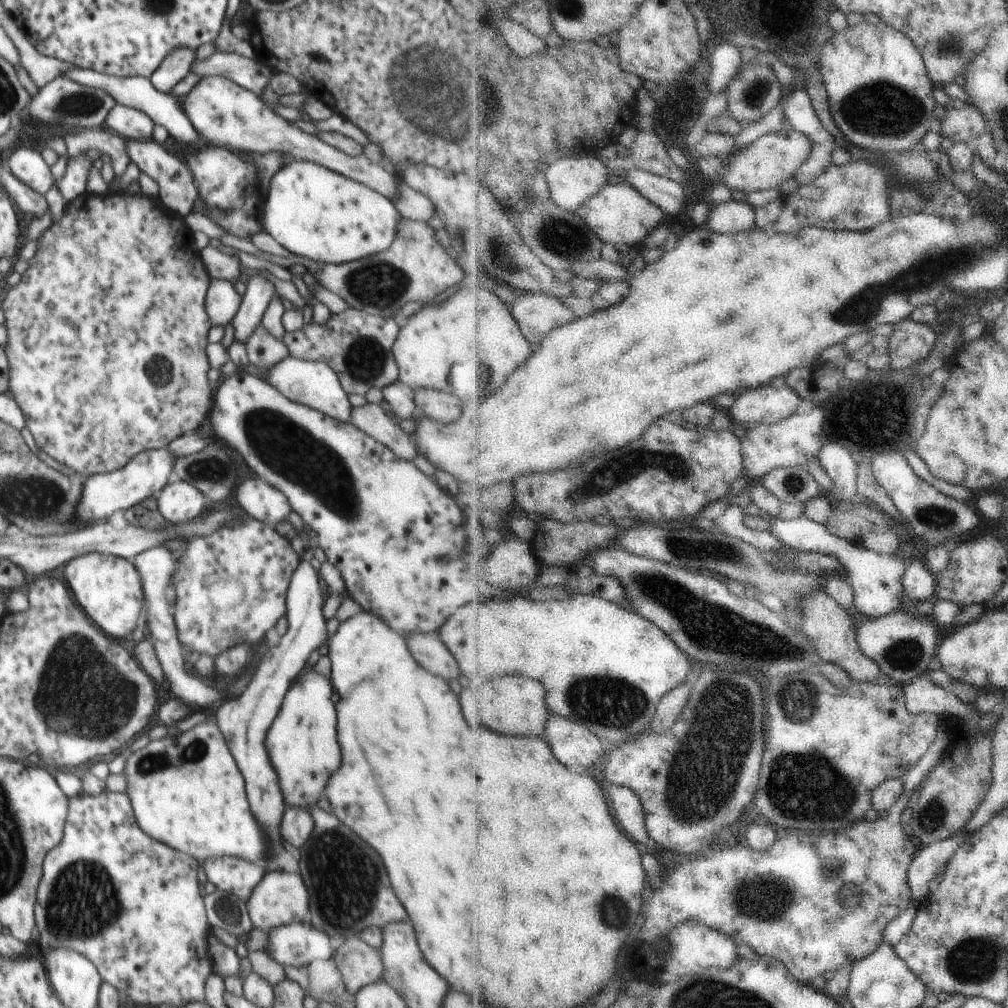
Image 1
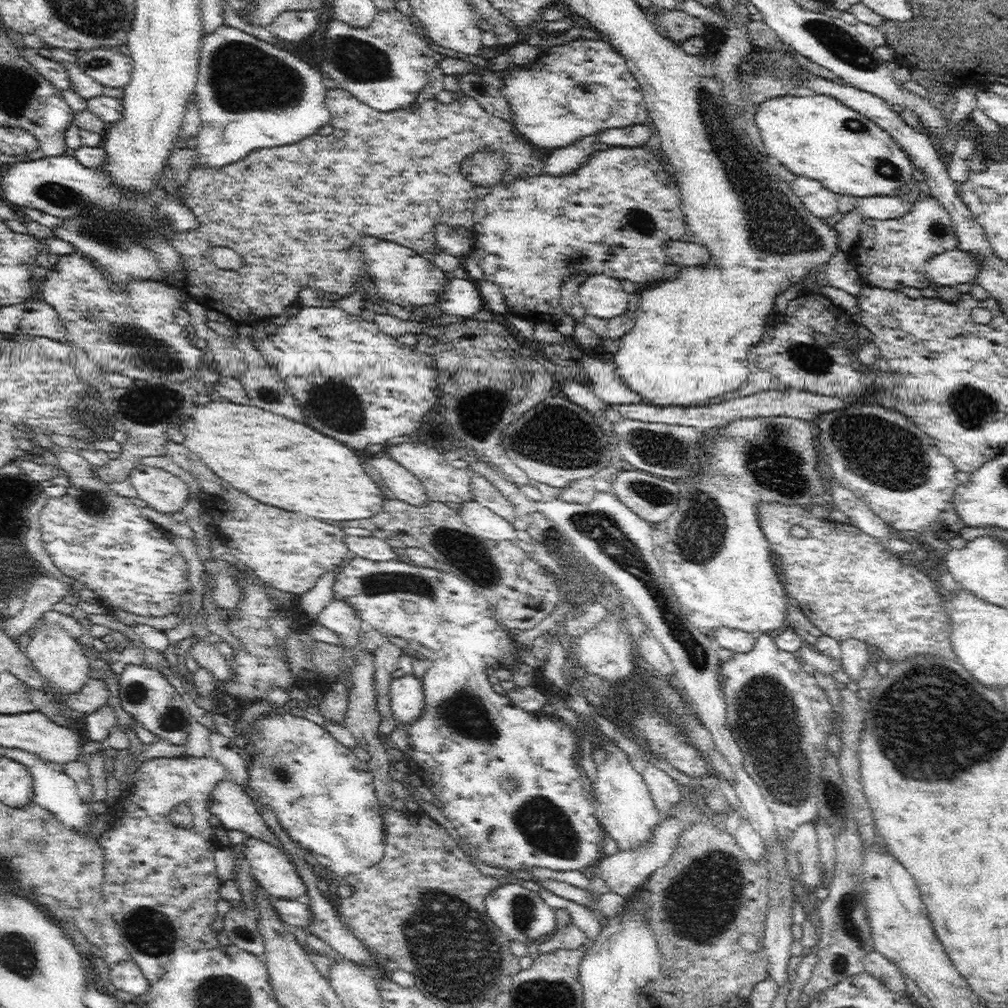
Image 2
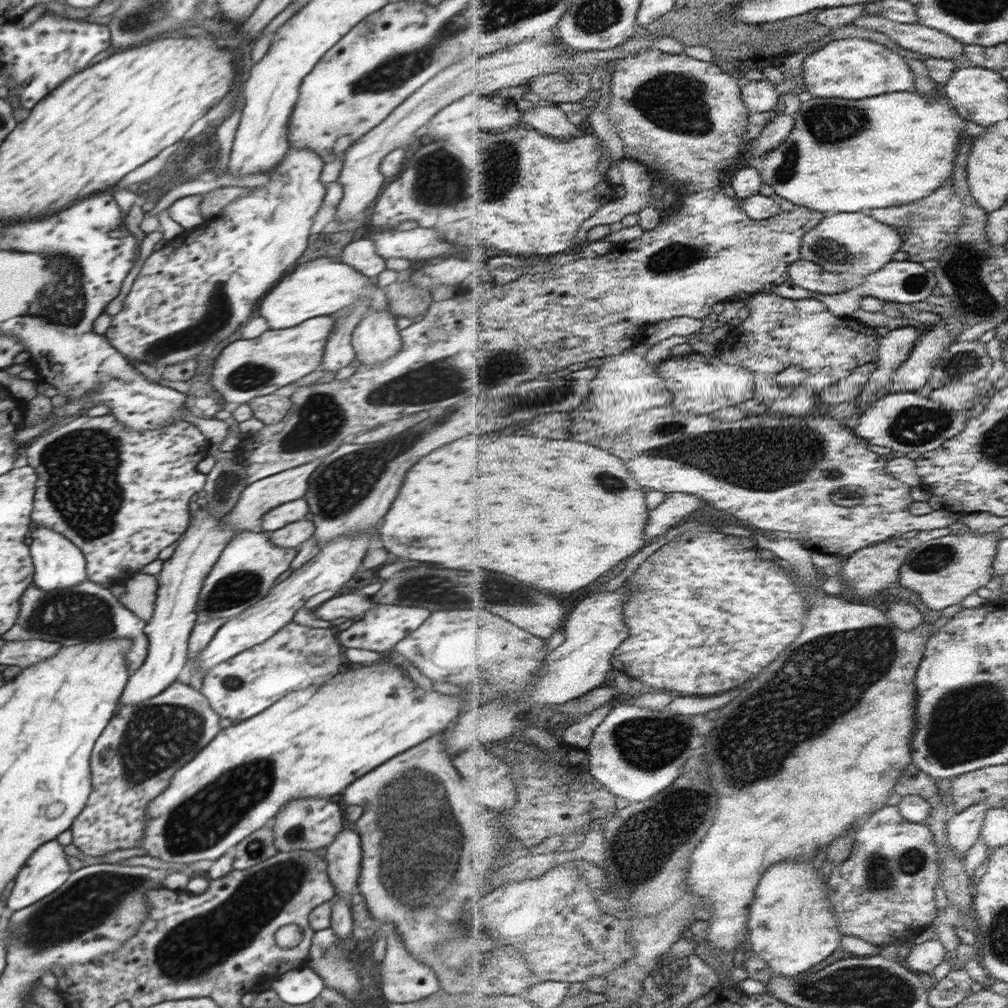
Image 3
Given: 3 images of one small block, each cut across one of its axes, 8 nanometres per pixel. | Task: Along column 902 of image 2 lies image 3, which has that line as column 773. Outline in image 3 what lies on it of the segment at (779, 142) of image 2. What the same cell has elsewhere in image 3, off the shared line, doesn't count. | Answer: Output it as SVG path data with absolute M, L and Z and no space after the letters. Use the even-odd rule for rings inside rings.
M916 90L902 91L902 92L890 92L886 96L871 96L866 100L844 100L844 98L814 98L806 97L803 99L804 106L800 106L802 110L796 112L795 119L797 120L795 129L788 137L786 142L783 142L776 150L772 151L764 157L763 168L760 169L762 176L765 178L766 184L769 184L776 190L779 196L786 198L788 201L797 205L802 205L808 208L821 210L827 214L835 214L840 212L866 212L867 210L876 208L888 208L888 206L902 206L902 204L912 204L914 200L920 200L920 198L926 198L930 196L938 186L944 184L944 180L948 178L948 174L952 174L952 168L954 168L954 158L956 158L956 148L958 148L958 142L964 138L964 134L968 130L982 130L984 127L974 127L974 122L968 126L965 118L958 116L955 108L950 108L950 100L942 100L946 98L940 94L936 95L919 95Z

